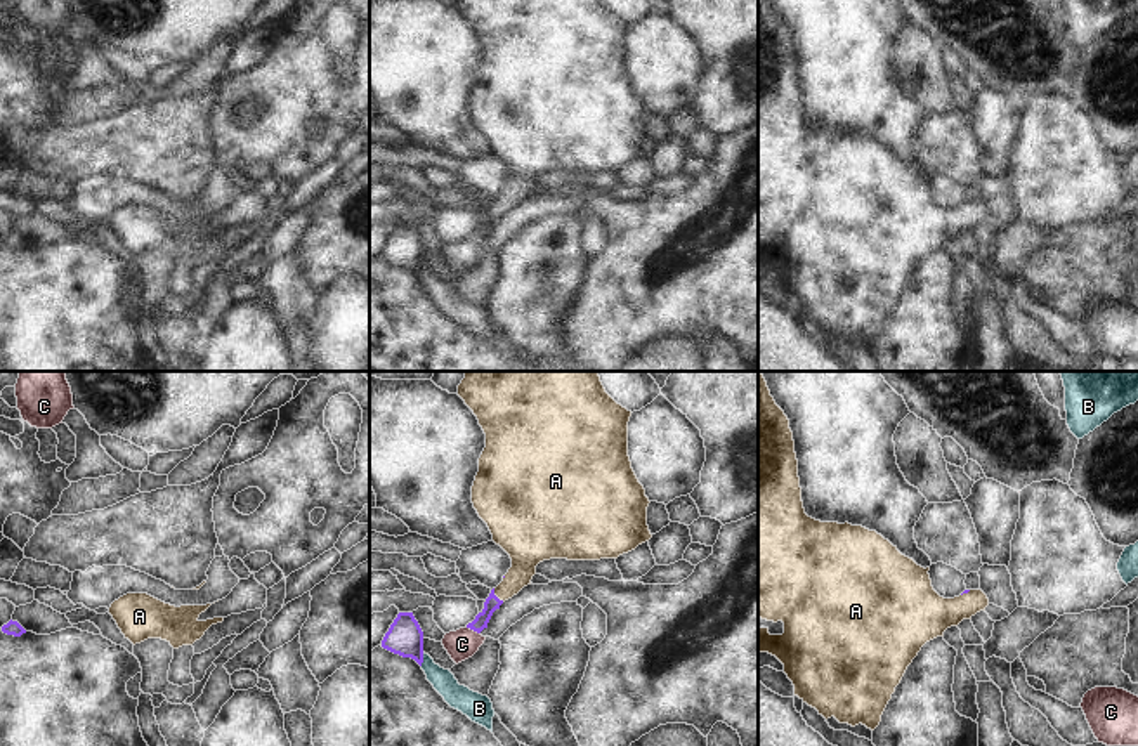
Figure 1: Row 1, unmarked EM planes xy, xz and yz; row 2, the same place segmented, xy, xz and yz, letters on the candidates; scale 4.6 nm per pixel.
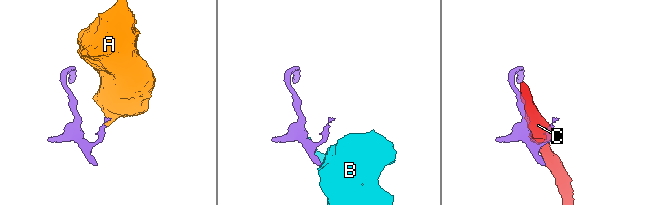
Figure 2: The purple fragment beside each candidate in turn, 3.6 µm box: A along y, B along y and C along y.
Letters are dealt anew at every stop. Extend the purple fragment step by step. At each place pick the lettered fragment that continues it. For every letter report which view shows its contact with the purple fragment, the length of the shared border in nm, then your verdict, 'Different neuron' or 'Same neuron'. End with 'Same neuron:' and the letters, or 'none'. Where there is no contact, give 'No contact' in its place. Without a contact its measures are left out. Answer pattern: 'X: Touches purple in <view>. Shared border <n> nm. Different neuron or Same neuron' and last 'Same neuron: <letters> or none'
A: Touches purple in xz. Shared border 80 nm. Same neuron
B: Touches purple in xz. Shared border 70 nm. Different neuron
C: Touches purple in xz. Shared border 80 nm. Different neuron
Same neuron: A.

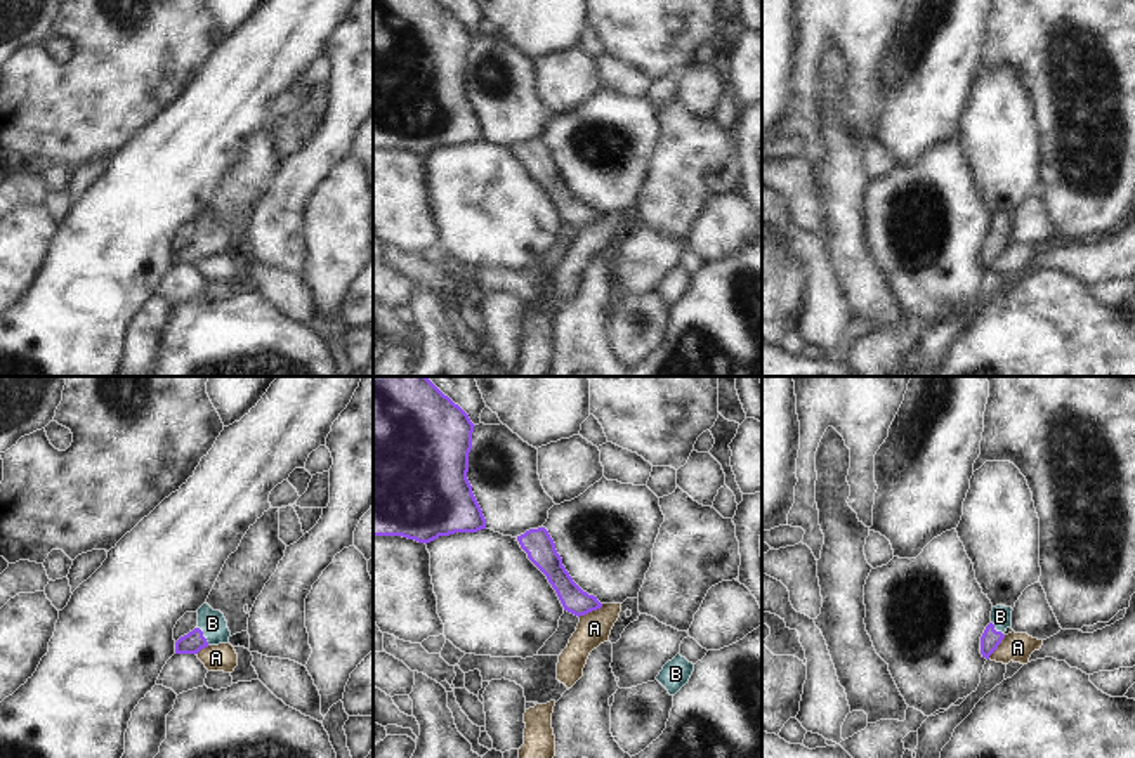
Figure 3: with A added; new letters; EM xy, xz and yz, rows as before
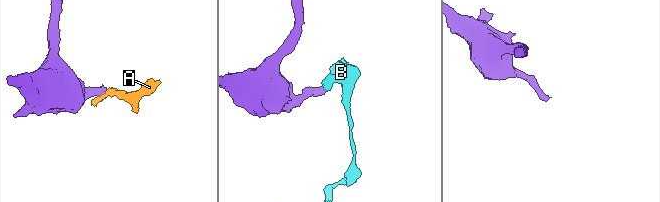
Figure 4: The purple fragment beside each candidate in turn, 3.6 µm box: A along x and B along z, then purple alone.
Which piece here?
A: Touches purple in xz. Shared border 130 nm. Different neuron
B: Touches purple in xy. Shared border 110 nm. Same neuron
Same neuron: B.

